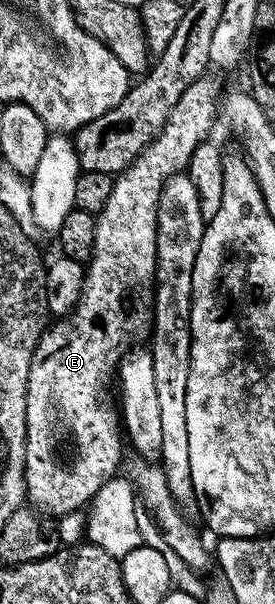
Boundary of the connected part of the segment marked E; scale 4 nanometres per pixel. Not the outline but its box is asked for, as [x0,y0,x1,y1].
[25,76,217,517]

